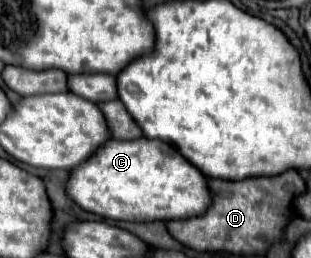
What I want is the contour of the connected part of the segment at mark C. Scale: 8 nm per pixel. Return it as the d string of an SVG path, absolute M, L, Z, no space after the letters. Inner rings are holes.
M110 139L90 159L76 167L68 181L68 195L86 211L114 221L166 221L200 215L210 203L206 177L172 145L158 139Z

